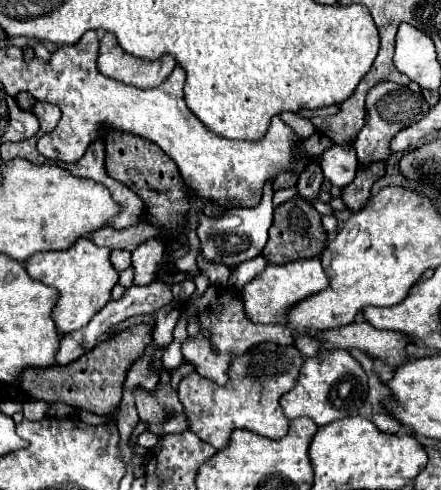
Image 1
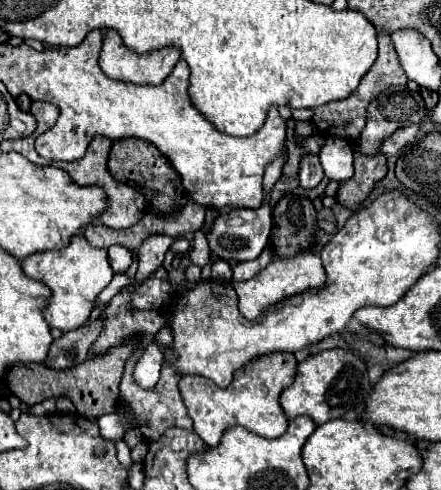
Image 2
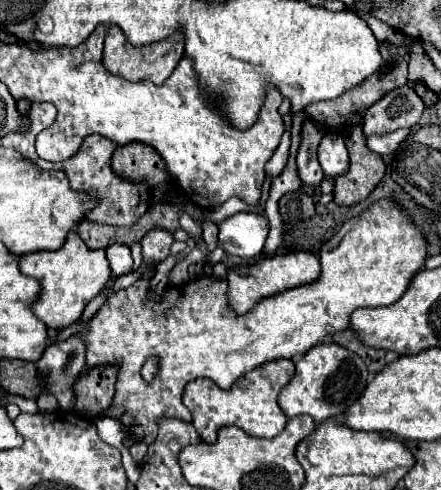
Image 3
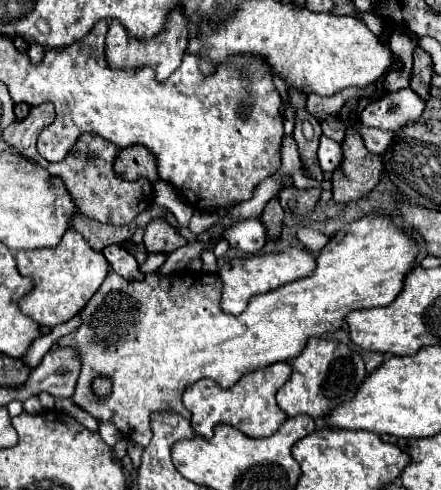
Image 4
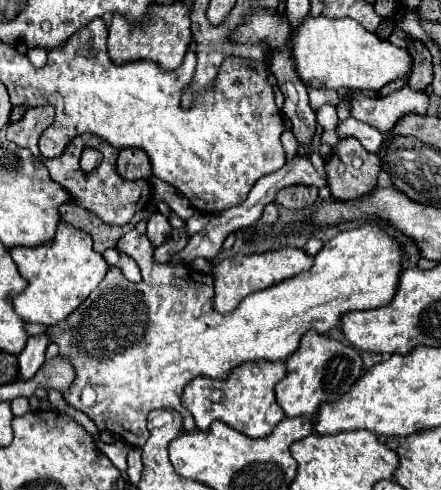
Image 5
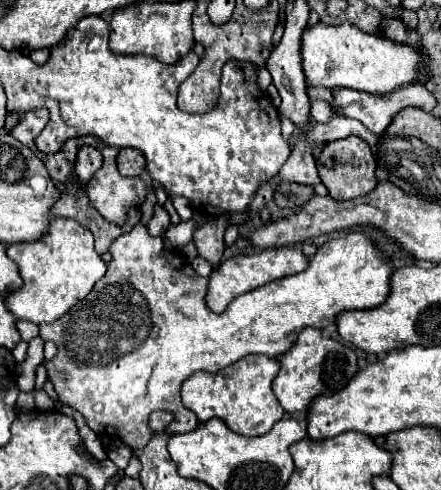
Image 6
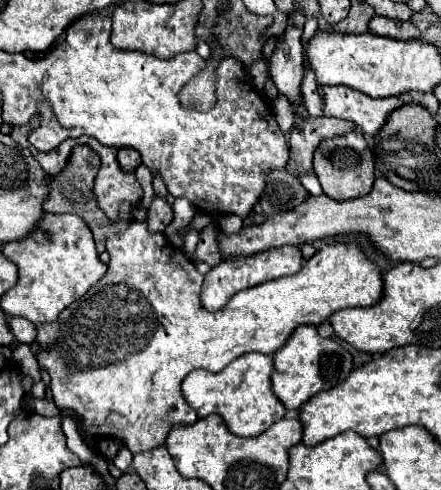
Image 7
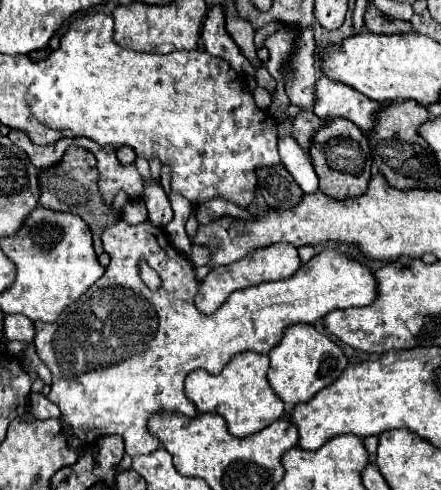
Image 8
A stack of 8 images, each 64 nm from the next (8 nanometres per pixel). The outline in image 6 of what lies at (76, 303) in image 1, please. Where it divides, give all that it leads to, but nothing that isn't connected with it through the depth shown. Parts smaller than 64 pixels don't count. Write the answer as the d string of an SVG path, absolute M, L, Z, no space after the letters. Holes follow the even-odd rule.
M54 218L44 236L34 242L18 242L6 248L6 254L18 264L24 284L6 298L8 310L34 324L54 322L78 300L86 298L92 286L106 274L106 264L94 250L94 238L88 228L76 224L76 220Z

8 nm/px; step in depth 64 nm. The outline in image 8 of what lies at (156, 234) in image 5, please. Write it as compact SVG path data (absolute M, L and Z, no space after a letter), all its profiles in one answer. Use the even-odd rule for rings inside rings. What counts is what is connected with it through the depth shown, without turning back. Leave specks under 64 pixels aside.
M150 178L144 184L144 196L142 196L146 208L148 208L148 220L154 226L166 226L172 220L172 208L170 208L170 200L164 192L164 188Z

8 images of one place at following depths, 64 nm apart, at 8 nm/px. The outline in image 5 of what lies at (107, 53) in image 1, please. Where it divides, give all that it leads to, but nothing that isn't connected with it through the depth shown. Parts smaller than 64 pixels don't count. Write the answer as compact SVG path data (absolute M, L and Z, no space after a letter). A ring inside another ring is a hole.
M172 2L172 4L156 4L140 22L130 22L126 16L114 14L110 24L108 36L108 54L114 62L126 60L140 60L148 58L158 62L164 70L174 70L182 64L182 58L192 42L190 32L190 6L186 2Z

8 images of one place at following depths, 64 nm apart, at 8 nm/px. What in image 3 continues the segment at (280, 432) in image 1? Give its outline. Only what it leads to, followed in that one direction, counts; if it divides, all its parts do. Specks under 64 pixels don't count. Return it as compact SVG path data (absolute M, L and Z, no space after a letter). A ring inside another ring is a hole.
M274 360L240 376L240 380L236 380L236 384L230 390L218 388L208 378L192 380L184 388L182 402L192 412L192 424L202 440L206 440L206 432L218 432L218 428L222 426L238 426L246 434L252 434L256 438L274 438L286 426L286 416L280 410L276 396L282 390L282 386L286 386L292 380L292 376L294 376L292 360Z

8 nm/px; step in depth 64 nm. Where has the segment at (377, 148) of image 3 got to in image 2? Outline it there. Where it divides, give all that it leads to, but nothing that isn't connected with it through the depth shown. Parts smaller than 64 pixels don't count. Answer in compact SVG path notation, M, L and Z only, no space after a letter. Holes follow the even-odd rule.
M408 126L408 128L400 128L396 130L392 136L388 136L388 140L384 140L380 144L380 152L384 156L392 156L396 152L400 152L406 144L410 144L418 134L418 126Z

